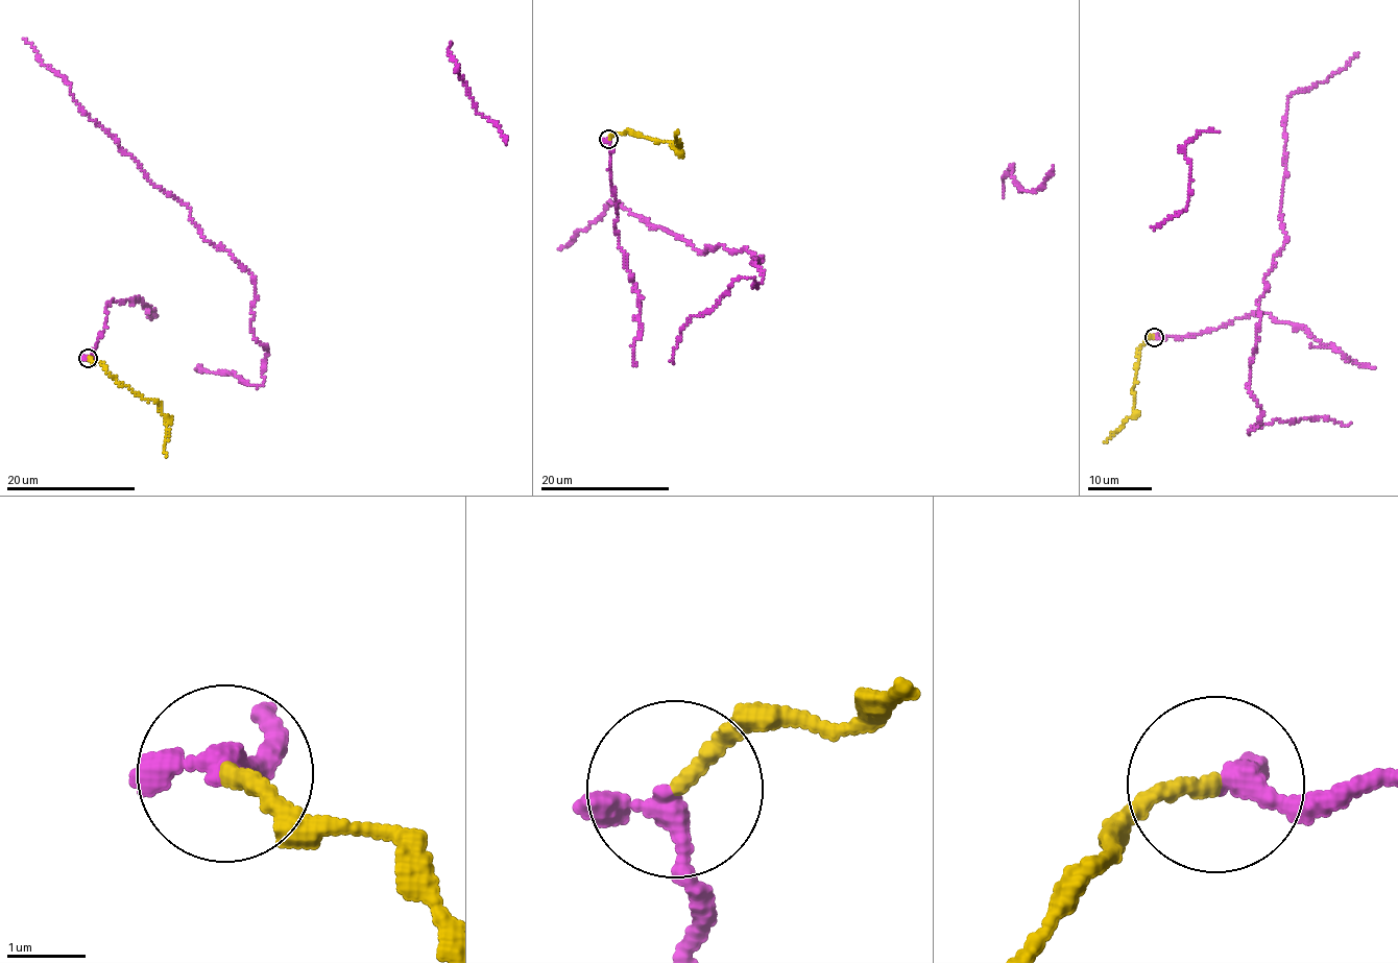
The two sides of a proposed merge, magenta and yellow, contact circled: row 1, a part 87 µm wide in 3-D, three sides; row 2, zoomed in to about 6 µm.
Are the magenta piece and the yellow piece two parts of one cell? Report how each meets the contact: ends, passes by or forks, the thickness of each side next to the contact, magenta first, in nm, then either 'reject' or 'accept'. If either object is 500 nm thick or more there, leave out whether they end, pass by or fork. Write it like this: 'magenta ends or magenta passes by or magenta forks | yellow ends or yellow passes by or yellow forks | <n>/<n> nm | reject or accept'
magenta ends | yellow ends | 380/200 nm | accept

